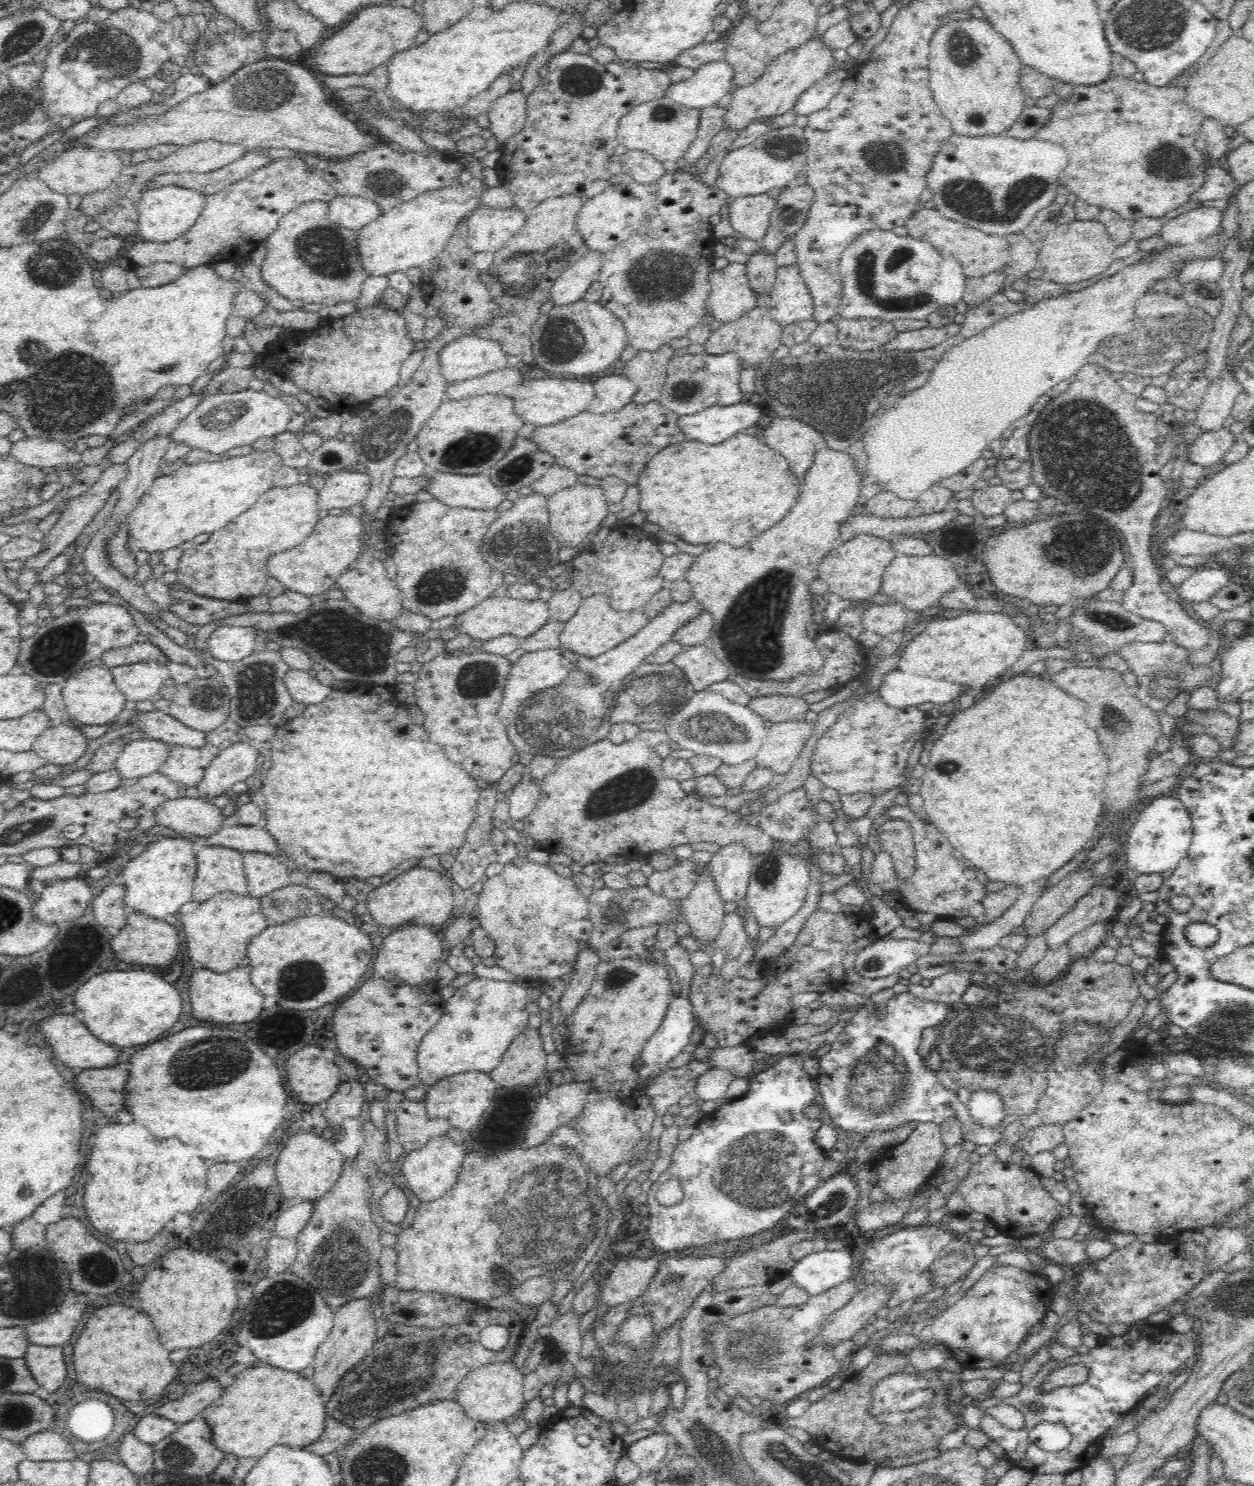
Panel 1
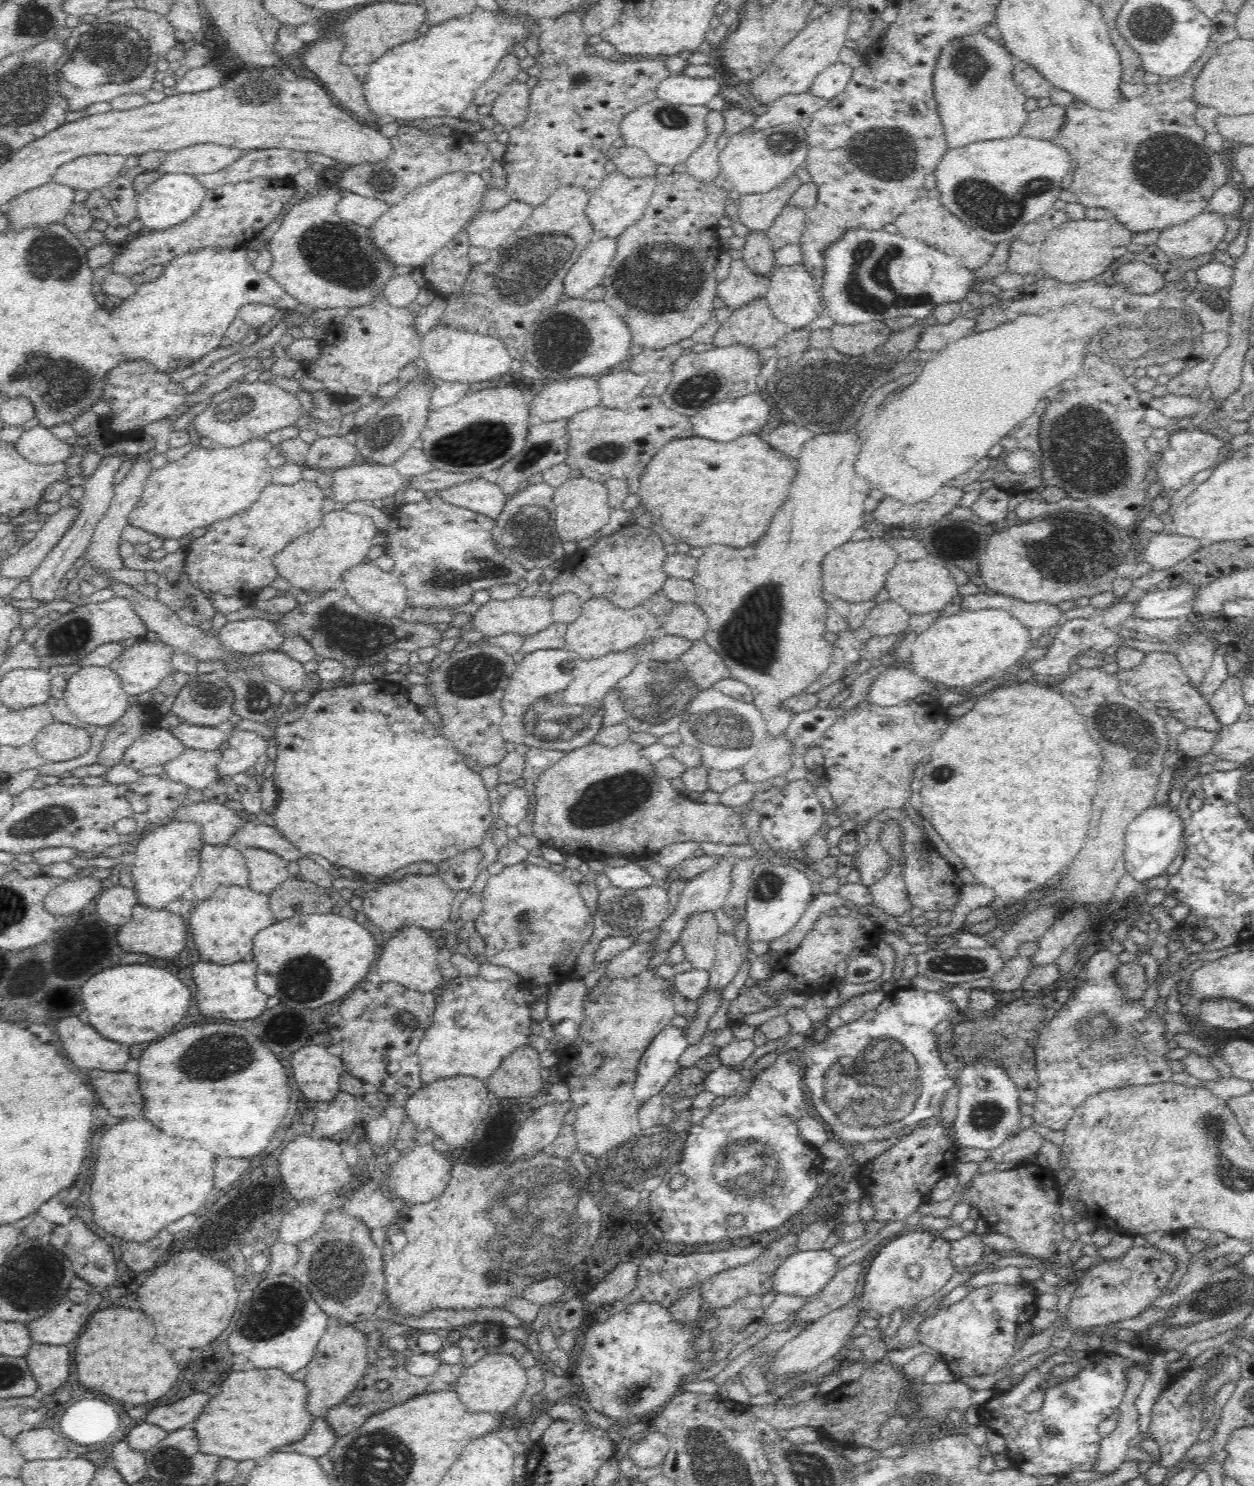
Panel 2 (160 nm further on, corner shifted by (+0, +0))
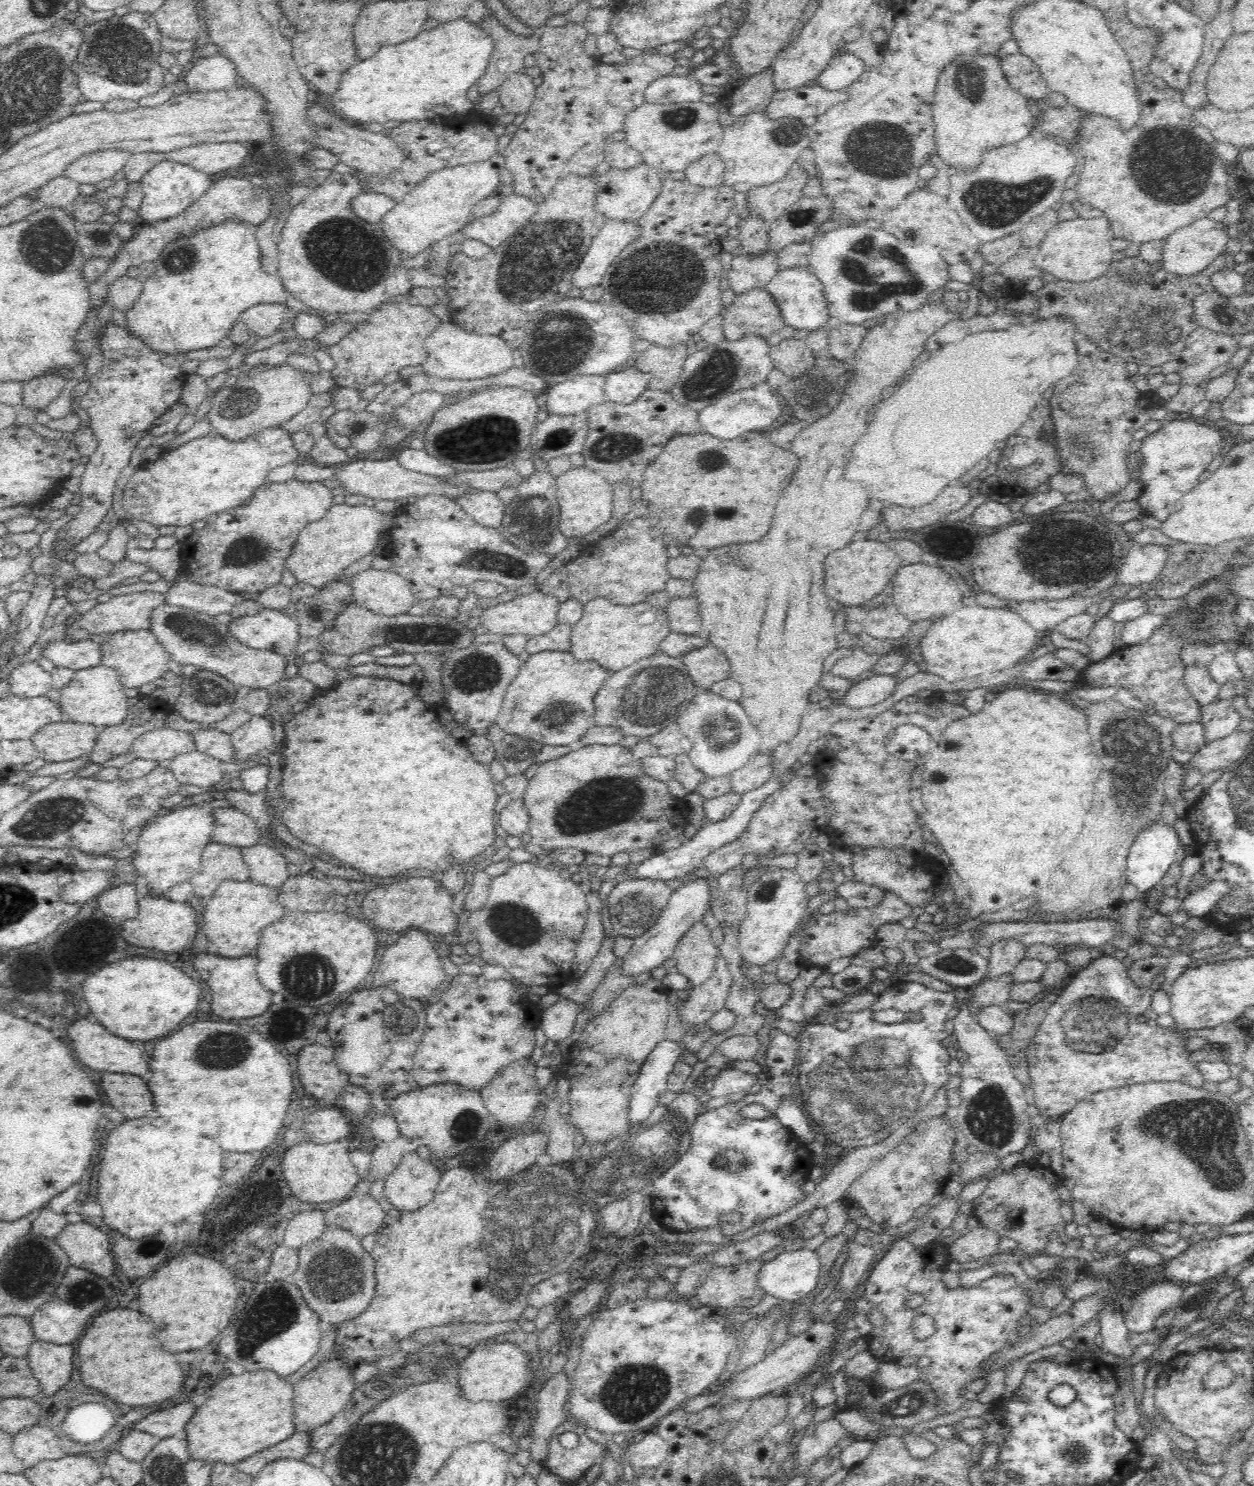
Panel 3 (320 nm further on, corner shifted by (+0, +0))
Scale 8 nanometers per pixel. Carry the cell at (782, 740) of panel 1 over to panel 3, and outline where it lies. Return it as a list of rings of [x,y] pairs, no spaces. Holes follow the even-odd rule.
[[[756,752],[742,768],[730,774],[732,792],[742,795],[766,784],[775,776],[772,763],[771,752],[768,754]]]

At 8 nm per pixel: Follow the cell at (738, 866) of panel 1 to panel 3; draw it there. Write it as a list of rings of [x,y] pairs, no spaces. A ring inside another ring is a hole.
[[[706,878],[687,879],[683,885],[673,890],[668,904],[660,913],[654,926],[644,935],[636,937],[631,949],[622,957],[622,972],[635,976],[642,972],[652,972],[654,968],[662,967],[664,962],[673,958],[675,948],[680,938],[696,923],[702,921],[706,910],[712,902],[710,890],[714,888]]]

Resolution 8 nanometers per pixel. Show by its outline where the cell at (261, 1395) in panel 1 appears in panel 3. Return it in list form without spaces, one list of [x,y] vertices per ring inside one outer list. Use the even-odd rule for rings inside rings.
[[[244,1372],[242,1376],[228,1376],[214,1384],[212,1396],[196,1410],[186,1424],[183,1435],[188,1441],[188,1452],[198,1460],[238,1462],[254,1452],[278,1444],[296,1433],[294,1420],[293,1384],[282,1380],[276,1372]]]

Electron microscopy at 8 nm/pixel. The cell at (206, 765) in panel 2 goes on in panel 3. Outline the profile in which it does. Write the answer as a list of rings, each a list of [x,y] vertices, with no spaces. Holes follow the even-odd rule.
[[[198,750],[175,756],[169,767],[180,785],[214,789],[222,780],[222,761]]]

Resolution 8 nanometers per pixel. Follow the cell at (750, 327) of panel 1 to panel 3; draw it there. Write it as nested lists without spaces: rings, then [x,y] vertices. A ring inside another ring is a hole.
[[[751,288],[737,294],[722,316],[724,339],[729,341],[750,333],[767,339],[785,326],[780,308],[766,288]]]

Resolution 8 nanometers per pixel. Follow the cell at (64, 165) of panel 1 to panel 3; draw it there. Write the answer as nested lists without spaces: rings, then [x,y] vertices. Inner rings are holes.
[[[124,149],[101,150],[84,154],[67,167],[64,176],[72,178],[79,185],[103,186],[125,168],[132,155]]]

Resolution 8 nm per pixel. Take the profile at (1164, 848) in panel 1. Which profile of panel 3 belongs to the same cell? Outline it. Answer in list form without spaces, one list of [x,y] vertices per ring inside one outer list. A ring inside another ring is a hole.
[[[1162,818],[1148,825],[1148,828],[1142,828],[1142,832],[1136,836],[1136,840],[1130,846],[1127,858],[1127,882],[1136,886],[1140,893],[1157,891],[1167,870],[1176,862],[1180,845],[1178,834],[1170,825],[1164,823]]]

